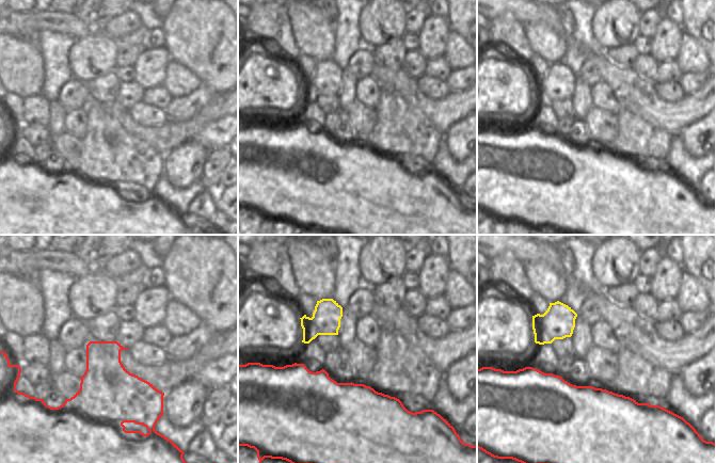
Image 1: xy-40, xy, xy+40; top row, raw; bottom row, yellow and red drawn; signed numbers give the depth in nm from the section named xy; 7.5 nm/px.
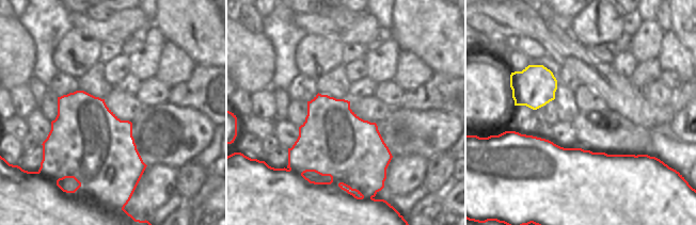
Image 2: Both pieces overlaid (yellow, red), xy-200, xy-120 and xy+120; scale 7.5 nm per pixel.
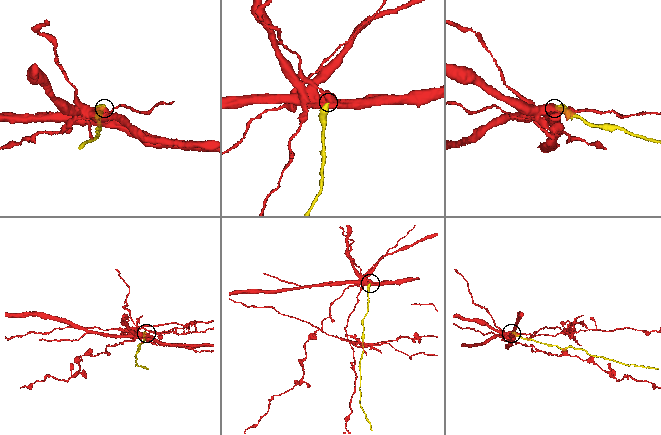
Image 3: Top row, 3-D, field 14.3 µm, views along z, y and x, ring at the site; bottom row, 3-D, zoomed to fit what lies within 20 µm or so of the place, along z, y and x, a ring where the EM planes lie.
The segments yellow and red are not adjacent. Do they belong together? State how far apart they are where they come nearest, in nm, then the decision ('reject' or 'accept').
gap 160 nm; reject

